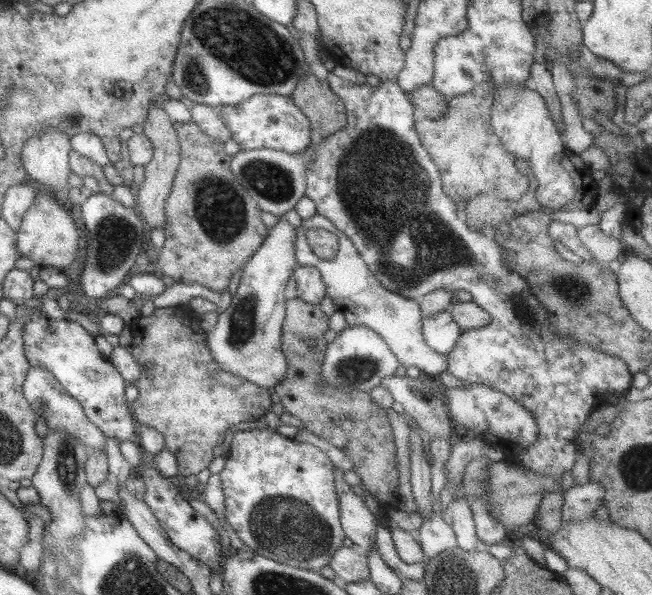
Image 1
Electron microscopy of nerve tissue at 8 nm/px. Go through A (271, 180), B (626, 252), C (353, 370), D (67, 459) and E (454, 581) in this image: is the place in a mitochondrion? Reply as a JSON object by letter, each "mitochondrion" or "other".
{"A":"mitochondrion","B":"other","C":"mitochondrion","D":"mitochondrion","E":"mitochondrion"}

